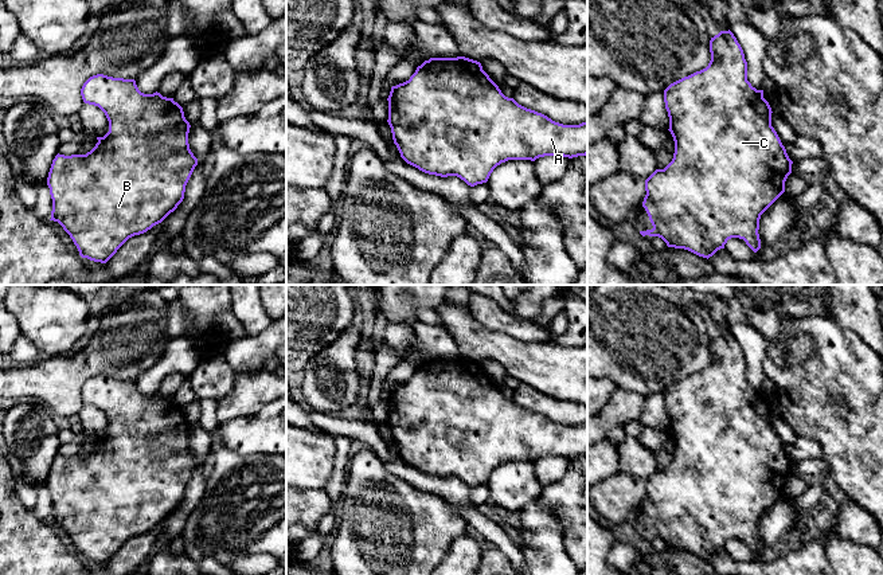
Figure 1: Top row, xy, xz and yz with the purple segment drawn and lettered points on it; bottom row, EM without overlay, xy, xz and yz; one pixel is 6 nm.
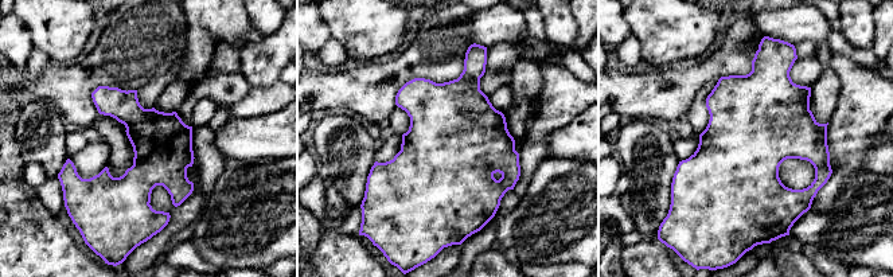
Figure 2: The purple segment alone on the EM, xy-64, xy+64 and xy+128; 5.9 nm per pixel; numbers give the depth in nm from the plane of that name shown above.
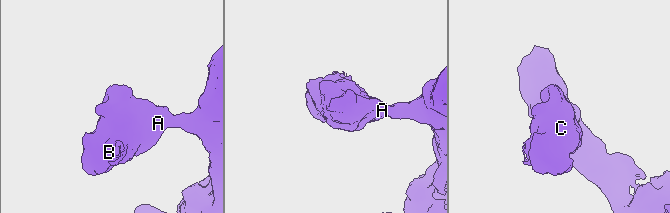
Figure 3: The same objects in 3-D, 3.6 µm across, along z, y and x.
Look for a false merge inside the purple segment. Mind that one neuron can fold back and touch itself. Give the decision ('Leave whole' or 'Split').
Leave whole

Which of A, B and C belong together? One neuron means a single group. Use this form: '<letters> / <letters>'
A B C

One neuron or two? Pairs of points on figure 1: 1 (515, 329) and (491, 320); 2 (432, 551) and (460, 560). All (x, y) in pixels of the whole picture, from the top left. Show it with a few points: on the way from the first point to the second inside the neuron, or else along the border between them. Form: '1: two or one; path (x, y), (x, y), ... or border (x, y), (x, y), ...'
1: one; path (510, 325), (496, 320)
2: two; border (472, 536), (458, 536), (441, 560)

